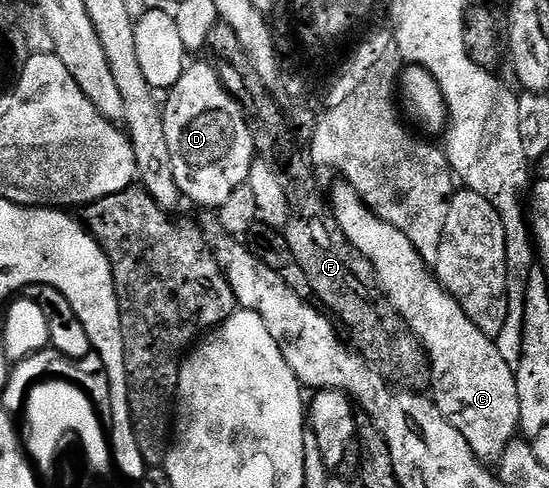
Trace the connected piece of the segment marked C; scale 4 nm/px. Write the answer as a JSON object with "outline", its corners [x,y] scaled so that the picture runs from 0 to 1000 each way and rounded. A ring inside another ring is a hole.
{"outline":[[[614,373],[608,381],[603,432],[614,449],[614,465],[625,471],[638,500],[672,531],[692,596],[714,619],[716,633],[772,713],[781,734],[789,826],[807,857],[851,898],[851,914],[858,914],[878,951],[903,953],[916,922],[944,900],[949,875],[942,764],[916,742],[903,695],[883,689],[858,652],[843,643],[836,619],[829,619],[783,555],[749,492],[719,463],[692,451],[638,377]]]}

